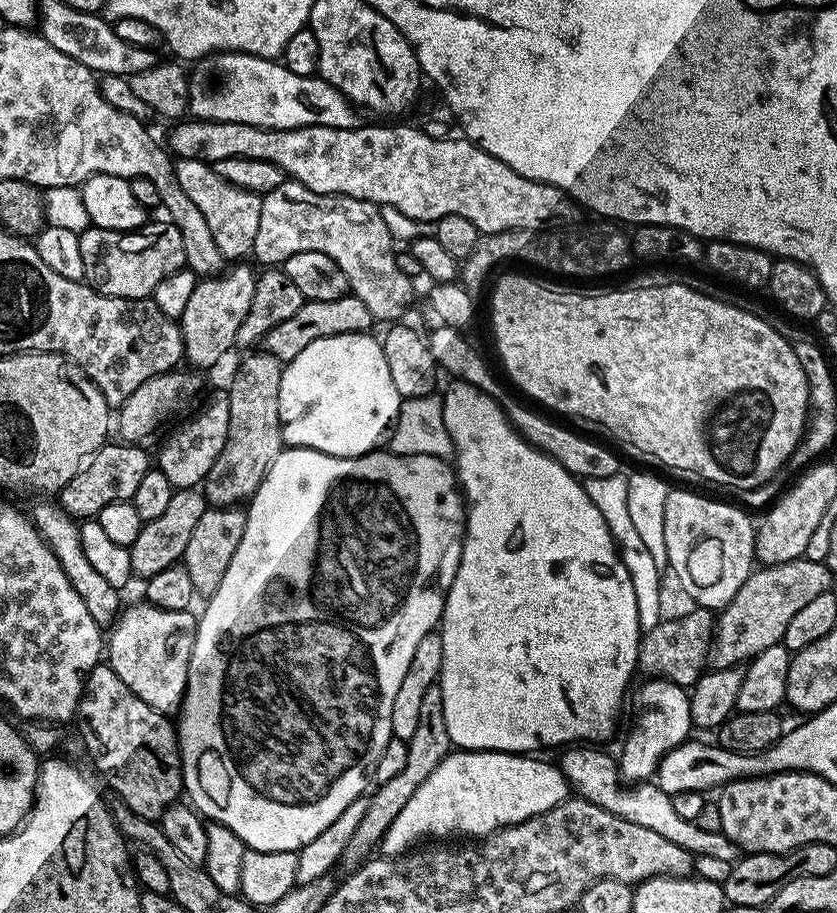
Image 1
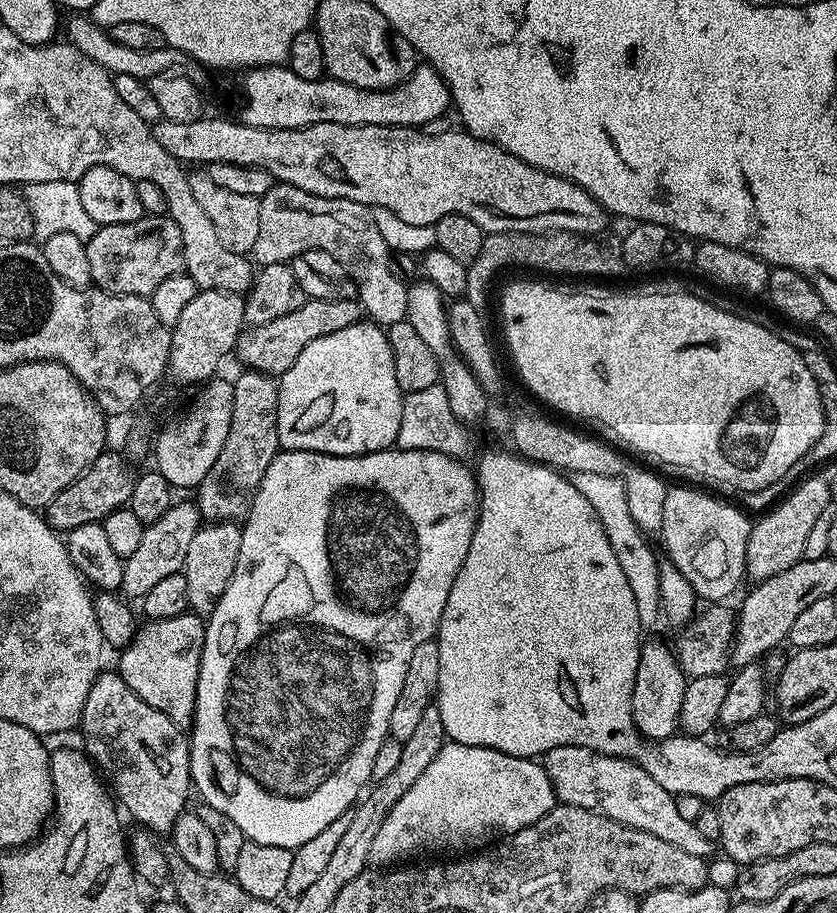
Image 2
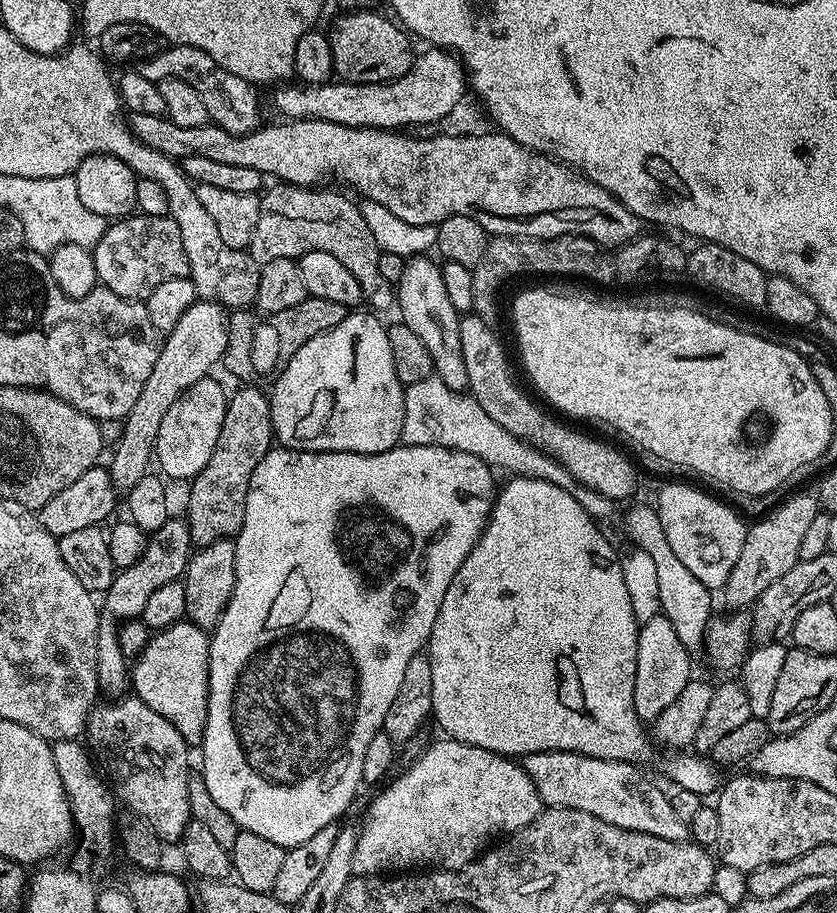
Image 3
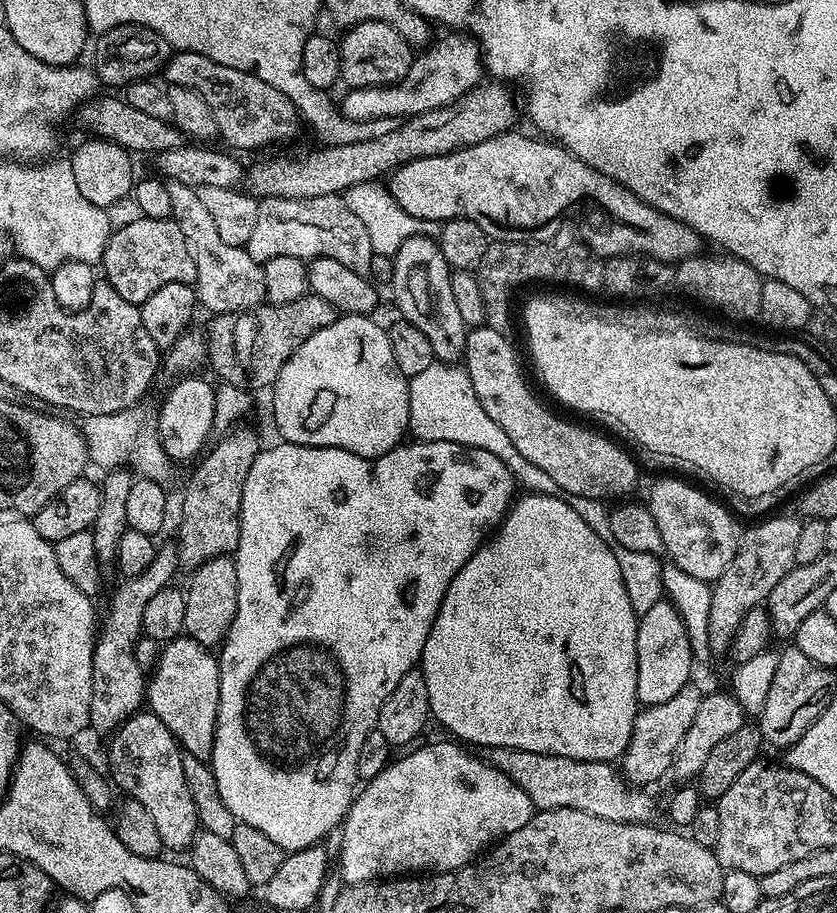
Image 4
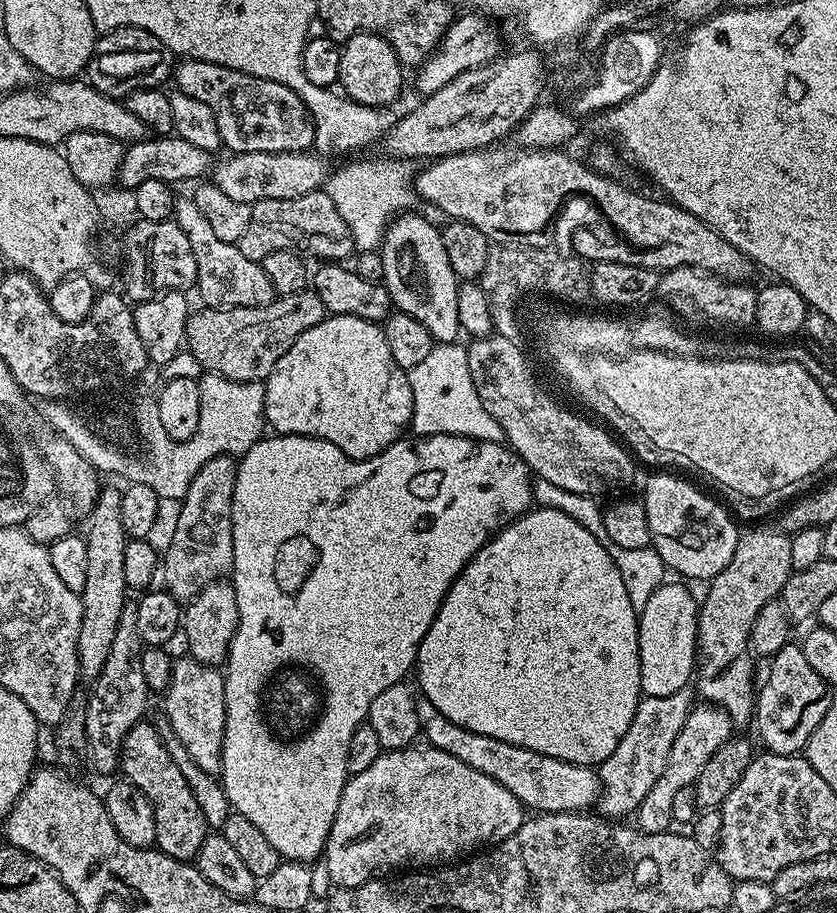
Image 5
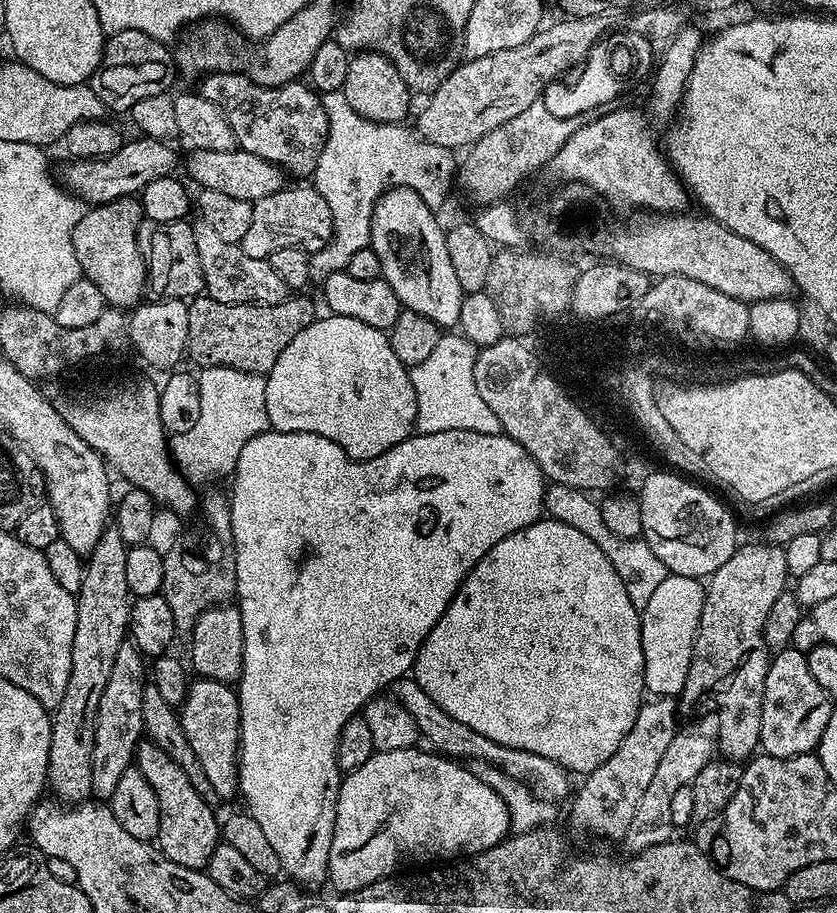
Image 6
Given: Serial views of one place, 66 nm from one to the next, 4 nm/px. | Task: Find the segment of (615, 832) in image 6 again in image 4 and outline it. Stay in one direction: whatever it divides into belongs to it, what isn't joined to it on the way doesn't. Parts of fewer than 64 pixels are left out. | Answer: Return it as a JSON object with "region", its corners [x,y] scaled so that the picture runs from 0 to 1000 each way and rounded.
{"region":[[[822,748],[797,769],[775,771],[761,779],[757,800],[753,804],[753,813],[743,829],[743,849],[751,859],[775,861],[774,859],[791,853],[793,849],[799,849],[810,817],[815,817],[815,808],[820,808],[820,800],[824,800],[829,782],[834,782],[836,763],[833,751]]]}

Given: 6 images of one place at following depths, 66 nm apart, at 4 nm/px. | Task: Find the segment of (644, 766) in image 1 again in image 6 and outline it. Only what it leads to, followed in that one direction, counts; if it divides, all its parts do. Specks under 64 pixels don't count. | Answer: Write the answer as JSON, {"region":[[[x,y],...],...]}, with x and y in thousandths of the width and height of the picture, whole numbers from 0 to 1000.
{"region":[[[804,631],[797,633],[781,645],[781,652],[765,673],[767,694],[767,721],[769,722],[769,751],[780,763],[808,765],[820,751],[820,738],[824,738],[824,725],[829,716],[829,703],[834,694],[834,681],[839,677],[842,641],[829,631]]]}

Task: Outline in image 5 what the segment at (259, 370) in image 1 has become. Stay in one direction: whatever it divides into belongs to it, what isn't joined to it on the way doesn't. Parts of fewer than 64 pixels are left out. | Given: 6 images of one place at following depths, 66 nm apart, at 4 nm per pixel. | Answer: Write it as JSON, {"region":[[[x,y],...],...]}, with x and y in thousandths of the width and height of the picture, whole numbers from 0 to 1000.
{"region":[[[262,499],[237,515],[225,529],[225,536],[214,549],[215,562],[210,565],[210,579],[201,591],[201,601],[194,605],[194,635],[198,647],[216,659],[228,659],[246,642],[257,635],[269,634],[280,616],[280,581],[277,579],[277,547],[282,528],[283,505],[276,499]]]}

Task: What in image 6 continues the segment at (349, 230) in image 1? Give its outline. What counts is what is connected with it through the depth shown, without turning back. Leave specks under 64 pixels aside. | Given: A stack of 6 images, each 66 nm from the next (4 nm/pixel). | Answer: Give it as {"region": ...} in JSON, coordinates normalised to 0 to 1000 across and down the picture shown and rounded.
{"region":[[[341,204],[332,211],[307,219],[301,223],[299,248],[294,251],[294,261],[286,265],[287,272],[299,283],[319,285],[327,278],[327,274],[337,274],[337,269],[361,272],[372,278],[385,274],[397,258],[399,239],[385,212],[378,210],[373,204],[367,206],[348,206]]]}

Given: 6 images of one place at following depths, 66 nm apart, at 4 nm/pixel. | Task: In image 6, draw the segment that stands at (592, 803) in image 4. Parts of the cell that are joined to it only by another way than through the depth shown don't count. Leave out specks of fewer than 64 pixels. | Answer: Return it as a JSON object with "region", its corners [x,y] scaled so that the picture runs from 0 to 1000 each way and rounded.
{"region":[[[491,739],[471,746],[466,758],[481,777],[490,781],[490,786],[495,786],[503,807],[513,811],[520,823],[551,835],[572,835],[594,841],[595,844],[603,846],[611,854],[631,860],[649,876],[670,878],[669,876],[680,875],[681,850],[671,839],[667,839],[667,835],[657,835],[657,830],[648,830],[648,826],[633,826],[628,821],[600,817],[587,808],[571,804],[571,800],[562,800],[562,795],[547,791],[547,786],[538,786],[538,782],[533,782],[533,778],[528,778],[528,773],[523,773],[523,769],[519,769],[519,765],[514,765],[514,760],[509,760],[509,756],[504,756],[504,751],[499,751],[499,747]]]}

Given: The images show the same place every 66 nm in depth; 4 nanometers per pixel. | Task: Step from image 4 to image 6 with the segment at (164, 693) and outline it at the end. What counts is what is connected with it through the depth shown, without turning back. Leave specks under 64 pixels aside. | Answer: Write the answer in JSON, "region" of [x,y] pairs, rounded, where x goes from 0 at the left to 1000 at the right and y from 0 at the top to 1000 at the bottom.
{"region":[[[234,743],[225,750],[220,770],[213,777],[215,794],[227,821],[241,839],[241,848],[256,861],[259,873],[272,876],[284,867],[284,816],[287,813],[287,765],[277,749]]]}

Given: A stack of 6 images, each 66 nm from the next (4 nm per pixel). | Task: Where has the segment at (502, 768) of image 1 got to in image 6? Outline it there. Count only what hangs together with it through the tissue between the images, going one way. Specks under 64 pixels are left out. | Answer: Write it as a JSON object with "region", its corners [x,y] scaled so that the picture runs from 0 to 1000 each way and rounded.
{"region":[[[501,817],[448,823],[442,831],[428,839],[428,843],[415,847],[406,855],[391,967],[398,968],[403,978],[422,977],[474,958],[481,946],[507,946],[516,941],[540,944],[550,939],[569,938],[596,924],[608,911],[605,878],[569,851],[563,840],[520,821],[505,824]]]}

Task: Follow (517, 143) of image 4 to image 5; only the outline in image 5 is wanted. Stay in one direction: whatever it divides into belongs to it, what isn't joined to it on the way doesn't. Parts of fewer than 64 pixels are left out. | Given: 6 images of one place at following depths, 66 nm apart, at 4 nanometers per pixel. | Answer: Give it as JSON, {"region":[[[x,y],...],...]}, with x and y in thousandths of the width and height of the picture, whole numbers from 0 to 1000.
{"region":[[[597,160],[582,161],[575,165],[568,166],[552,166],[544,168],[540,171],[527,171],[524,174],[520,174],[510,182],[513,184],[503,183],[499,192],[496,195],[495,206],[507,219],[513,219],[519,227],[526,232],[532,232],[532,238],[542,241],[556,241],[562,243],[562,248],[571,248],[571,252],[576,252],[576,256],[581,256],[581,261],[589,268],[596,269],[600,267],[632,267],[639,272],[649,272],[652,266],[652,260],[650,260],[650,253],[655,250],[655,244],[663,239],[669,232],[669,227],[677,221],[682,215],[699,215],[705,222],[712,223],[714,231],[722,235],[722,241],[726,244],[726,251],[722,251],[722,241],[717,237],[703,237],[698,241],[698,245],[703,249],[703,276],[700,280],[704,286],[720,287],[724,289],[751,289],[753,291],[763,291],[763,294],[783,294],[785,296],[797,296],[800,294],[809,294],[810,291],[824,291],[826,294],[836,294],[841,298],[849,298],[852,302],[859,302],[861,307],[873,307],[876,309],[889,309],[895,306],[894,301],[901,297],[901,290],[894,281],[888,280],[872,265],[867,265],[867,261],[863,261],[849,250],[843,243],[839,243],[829,234],[824,234],[820,230],[815,230],[809,223],[799,221],[797,218],[787,217],[783,219],[779,215],[768,215],[765,210],[759,210],[755,206],[749,206],[746,202],[740,202],[736,197],[730,197],[730,192],[714,188],[711,184],[698,180],[693,175],[687,175],[683,171],[677,171],[674,164],[656,164],[656,165],[642,165],[642,164],[618,164],[619,166],[601,166]]]}

